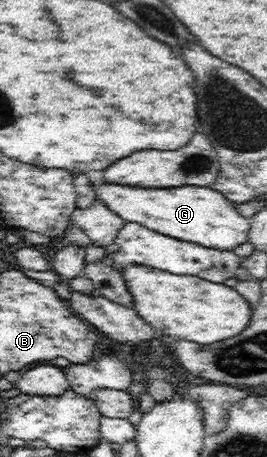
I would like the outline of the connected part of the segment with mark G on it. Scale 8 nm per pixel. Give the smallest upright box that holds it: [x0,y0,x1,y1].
[96,182,250,251]

